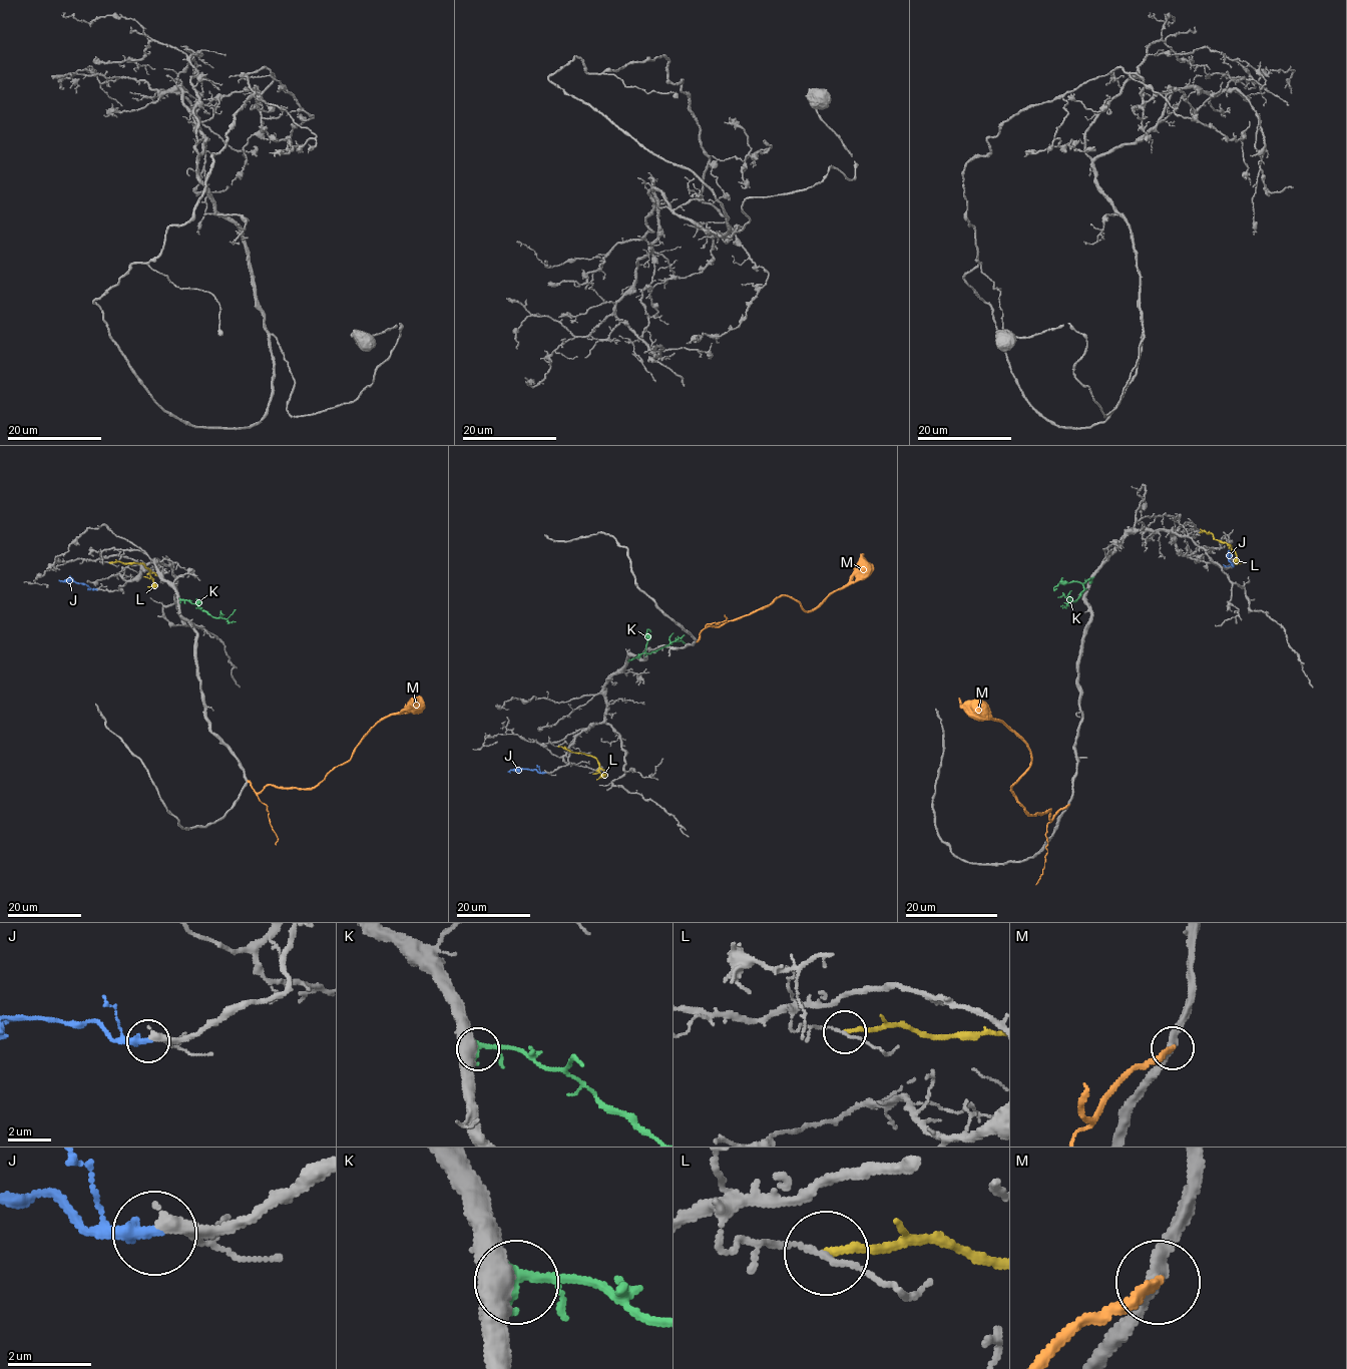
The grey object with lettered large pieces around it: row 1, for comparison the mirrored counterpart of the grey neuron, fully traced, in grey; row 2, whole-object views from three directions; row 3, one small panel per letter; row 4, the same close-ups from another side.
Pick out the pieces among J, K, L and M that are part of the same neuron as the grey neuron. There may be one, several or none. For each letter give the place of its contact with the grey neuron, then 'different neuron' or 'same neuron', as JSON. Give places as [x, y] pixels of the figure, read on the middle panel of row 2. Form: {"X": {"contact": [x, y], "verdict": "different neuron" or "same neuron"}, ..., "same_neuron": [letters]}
{"J": {"contact": [544, 773], "verdict": "same neuron"}, "K": {"contact": [629, 659], "verdict": "different neuron"}, "L": {"contact": [558, 747], "verdict": "different neuron"}, "M": {"contact": [697, 641], "verdict": "different neuron"}, "same_neuron": ["J"]}

